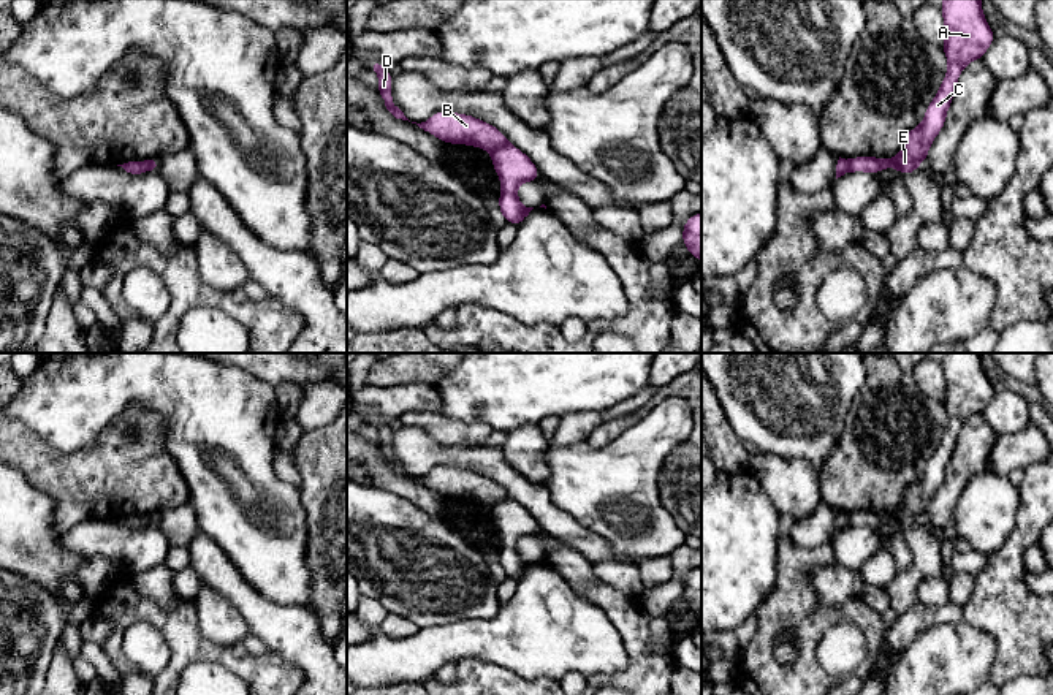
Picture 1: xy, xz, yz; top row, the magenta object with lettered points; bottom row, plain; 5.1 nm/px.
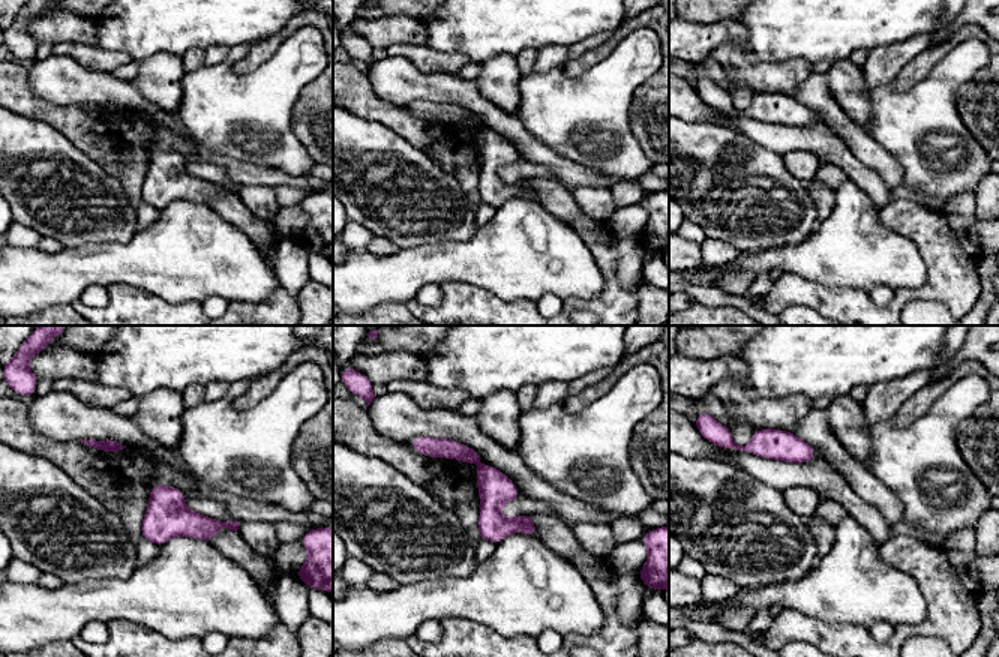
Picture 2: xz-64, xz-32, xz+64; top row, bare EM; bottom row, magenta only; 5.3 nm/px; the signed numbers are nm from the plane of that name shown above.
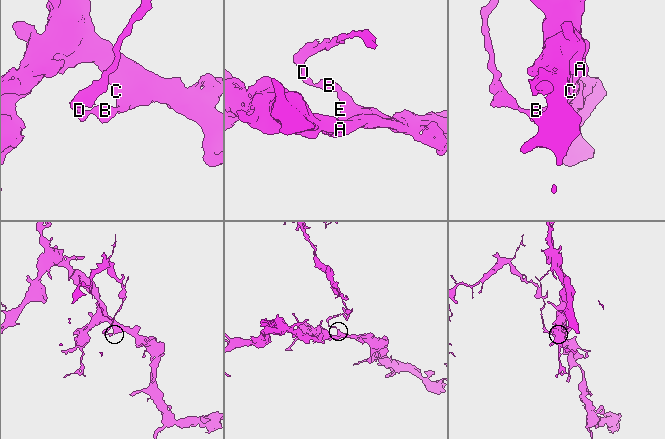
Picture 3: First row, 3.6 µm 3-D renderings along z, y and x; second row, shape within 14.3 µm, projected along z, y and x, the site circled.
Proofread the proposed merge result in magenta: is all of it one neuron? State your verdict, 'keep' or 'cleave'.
cleave

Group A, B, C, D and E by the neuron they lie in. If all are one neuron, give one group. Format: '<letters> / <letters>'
A C E / B D

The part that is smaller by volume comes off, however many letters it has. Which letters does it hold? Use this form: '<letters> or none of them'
B, D

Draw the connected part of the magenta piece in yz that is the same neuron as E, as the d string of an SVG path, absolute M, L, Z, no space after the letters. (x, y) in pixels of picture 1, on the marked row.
M944 0L939 8L945 24L942 51L948 68L922 123L906 133L903 150L896 157L852 157L847 160L850 171L876 176L885 168L896 168L903 177L917 171L918 165L928 160L928 149L944 128L963 68L969 62L982 60L991 46L996 35L985 19L982 0Z

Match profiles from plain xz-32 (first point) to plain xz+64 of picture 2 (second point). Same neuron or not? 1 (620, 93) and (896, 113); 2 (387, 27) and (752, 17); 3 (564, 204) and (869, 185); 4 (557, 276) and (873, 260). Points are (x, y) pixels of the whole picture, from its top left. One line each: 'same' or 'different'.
1: same
2: different
3: same
4: same

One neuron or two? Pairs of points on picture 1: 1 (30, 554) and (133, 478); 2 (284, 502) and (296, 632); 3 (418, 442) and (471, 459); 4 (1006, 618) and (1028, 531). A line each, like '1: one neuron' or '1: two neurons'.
1: two neurons
2: two neurons
3: one neuron
4: one neuron

